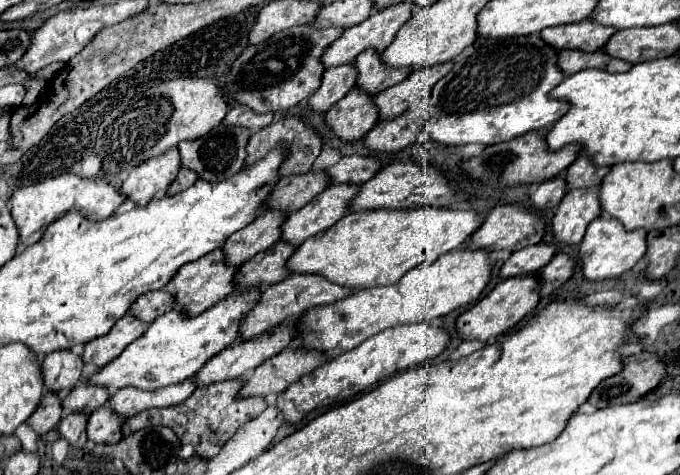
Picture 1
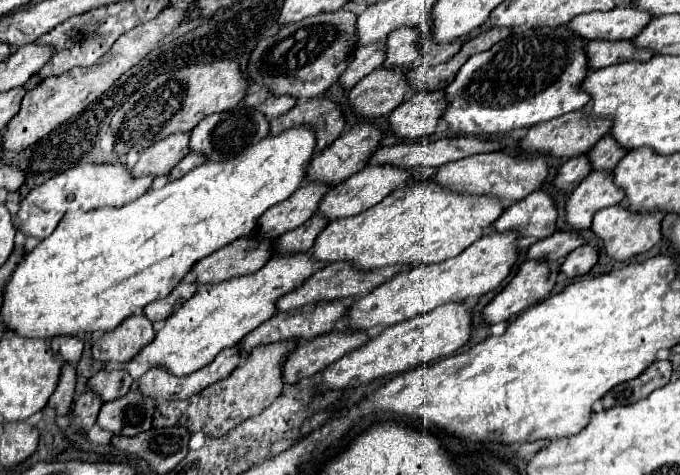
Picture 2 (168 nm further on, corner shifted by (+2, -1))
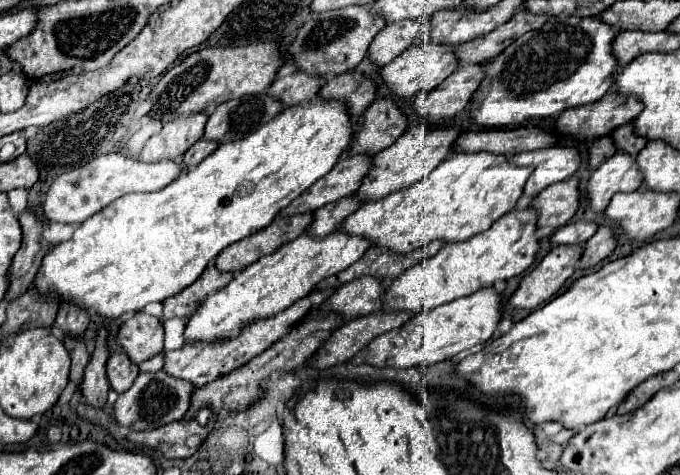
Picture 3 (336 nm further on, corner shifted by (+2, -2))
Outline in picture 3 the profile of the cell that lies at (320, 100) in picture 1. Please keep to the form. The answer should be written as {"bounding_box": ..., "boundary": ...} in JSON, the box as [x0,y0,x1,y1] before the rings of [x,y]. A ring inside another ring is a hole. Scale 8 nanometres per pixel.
{"bounding_box":[368,19,426,67],"boundary":[[[406,19],[406,21],[386,25],[370,43],[370,49],[368,49],[370,61],[378,67],[384,67],[390,61],[394,61],[420,35],[424,21],[426,19],[416,19],[416,21]]]}

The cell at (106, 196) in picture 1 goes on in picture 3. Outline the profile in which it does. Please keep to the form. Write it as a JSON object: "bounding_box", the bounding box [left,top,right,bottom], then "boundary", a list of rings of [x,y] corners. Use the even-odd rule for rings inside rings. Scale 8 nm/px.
{"bounding_box":[40,153,182,223],"boundary":[[[122,153],[100,155],[84,167],[76,167],[64,175],[60,175],[44,195],[40,209],[44,217],[52,223],[82,223],[90,215],[104,209],[114,199],[128,193],[150,193],[160,191],[168,183],[172,183],[178,173],[182,173],[182,165],[174,161],[158,161],[158,163],[142,163],[138,159],[126,157]]]}

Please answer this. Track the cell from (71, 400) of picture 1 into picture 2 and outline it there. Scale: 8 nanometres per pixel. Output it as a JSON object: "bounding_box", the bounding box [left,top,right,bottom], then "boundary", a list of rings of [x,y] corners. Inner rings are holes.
{"bounding_box":[88,366,134,402],"boundary":[[[116,366],[114,370],[104,370],[102,368],[96,376],[92,376],[88,380],[88,386],[94,388],[94,392],[98,392],[104,402],[108,402],[108,400],[124,396],[130,390],[132,382],[134,382],[132,376],[124,368]]]}

